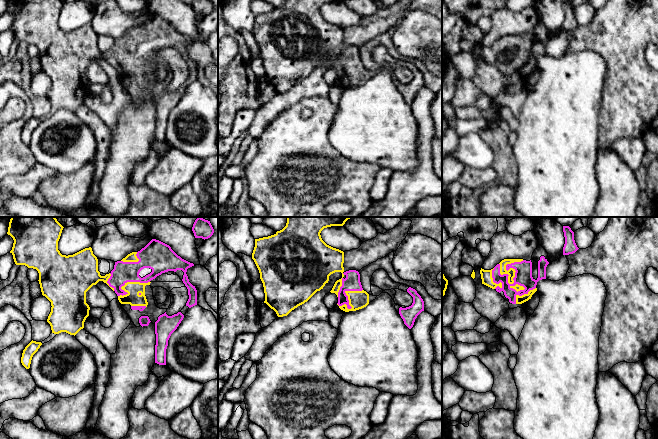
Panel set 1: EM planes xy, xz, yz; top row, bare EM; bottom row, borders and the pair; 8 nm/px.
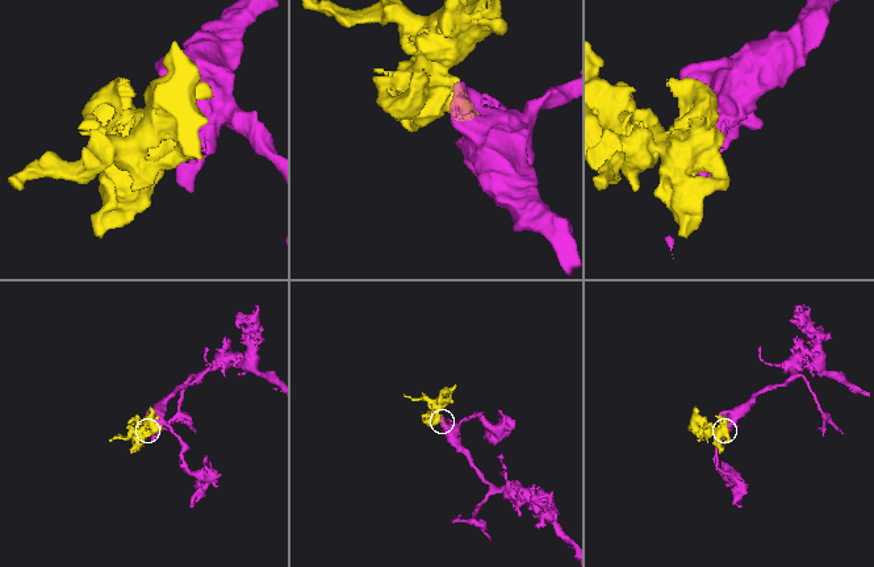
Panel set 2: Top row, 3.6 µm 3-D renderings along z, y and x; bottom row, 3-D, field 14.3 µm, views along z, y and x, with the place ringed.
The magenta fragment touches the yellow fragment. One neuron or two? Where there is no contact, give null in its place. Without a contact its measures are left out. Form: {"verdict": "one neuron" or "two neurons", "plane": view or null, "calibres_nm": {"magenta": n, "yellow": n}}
{"verdict": "one neuron", "plane": "yz", "calibres_nm": {"magenta": 140, "yellow": 60}}

